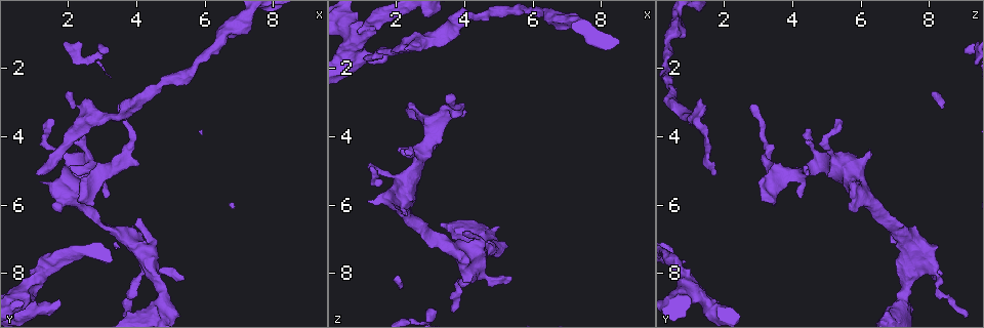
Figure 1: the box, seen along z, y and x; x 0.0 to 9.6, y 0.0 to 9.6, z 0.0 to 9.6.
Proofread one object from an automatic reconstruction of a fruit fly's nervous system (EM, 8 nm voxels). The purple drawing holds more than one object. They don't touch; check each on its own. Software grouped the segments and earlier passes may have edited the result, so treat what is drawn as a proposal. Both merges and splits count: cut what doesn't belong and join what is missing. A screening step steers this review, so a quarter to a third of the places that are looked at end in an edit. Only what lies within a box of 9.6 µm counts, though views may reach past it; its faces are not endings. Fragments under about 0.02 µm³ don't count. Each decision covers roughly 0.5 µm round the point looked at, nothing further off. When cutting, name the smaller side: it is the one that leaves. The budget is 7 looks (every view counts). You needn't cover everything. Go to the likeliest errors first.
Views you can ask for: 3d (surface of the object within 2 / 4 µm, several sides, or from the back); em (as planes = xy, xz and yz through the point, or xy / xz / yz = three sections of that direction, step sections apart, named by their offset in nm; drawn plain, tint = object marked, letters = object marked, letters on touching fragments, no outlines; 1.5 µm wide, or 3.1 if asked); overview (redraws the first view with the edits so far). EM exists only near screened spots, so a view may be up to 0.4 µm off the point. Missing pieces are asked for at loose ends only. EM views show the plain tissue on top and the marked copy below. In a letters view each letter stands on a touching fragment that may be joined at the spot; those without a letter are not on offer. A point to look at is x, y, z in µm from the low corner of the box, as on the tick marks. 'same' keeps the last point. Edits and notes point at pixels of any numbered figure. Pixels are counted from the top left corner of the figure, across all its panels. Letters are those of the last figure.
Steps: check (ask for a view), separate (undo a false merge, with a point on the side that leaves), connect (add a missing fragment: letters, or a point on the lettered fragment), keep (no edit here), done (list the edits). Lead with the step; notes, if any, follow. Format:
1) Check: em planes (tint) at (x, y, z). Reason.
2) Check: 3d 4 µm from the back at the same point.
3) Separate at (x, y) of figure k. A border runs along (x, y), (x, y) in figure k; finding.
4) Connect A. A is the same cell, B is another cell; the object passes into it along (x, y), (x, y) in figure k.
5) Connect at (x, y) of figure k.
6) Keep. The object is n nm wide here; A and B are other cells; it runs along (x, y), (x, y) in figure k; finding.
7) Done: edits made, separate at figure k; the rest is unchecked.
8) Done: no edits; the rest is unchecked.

Check: 3d 2 µm at (1.10, 5.15, 1.70). Free end.

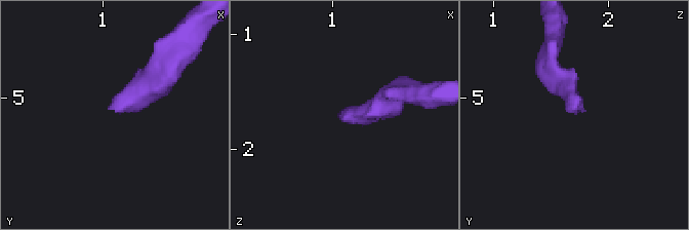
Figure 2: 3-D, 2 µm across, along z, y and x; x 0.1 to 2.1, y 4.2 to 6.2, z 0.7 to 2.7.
Check: em planes (letters) at (1.08, 5.12, 1.66).

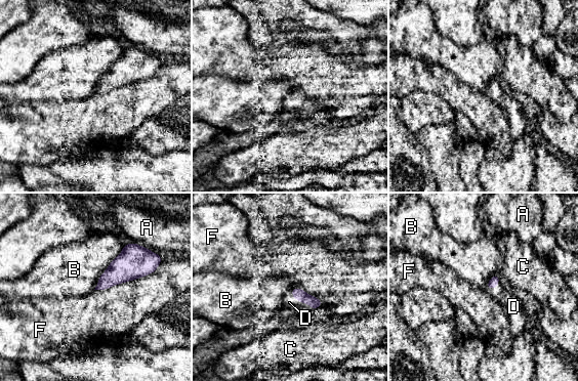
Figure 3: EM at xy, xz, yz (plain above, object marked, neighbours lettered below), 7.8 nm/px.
Connect D. D is the same cell, A, B, C and F are other cells; the object passes into it along (297, 293), (300, 301), (289, 302) in figure 3; the neuron continues.

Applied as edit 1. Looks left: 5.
Check: overview.

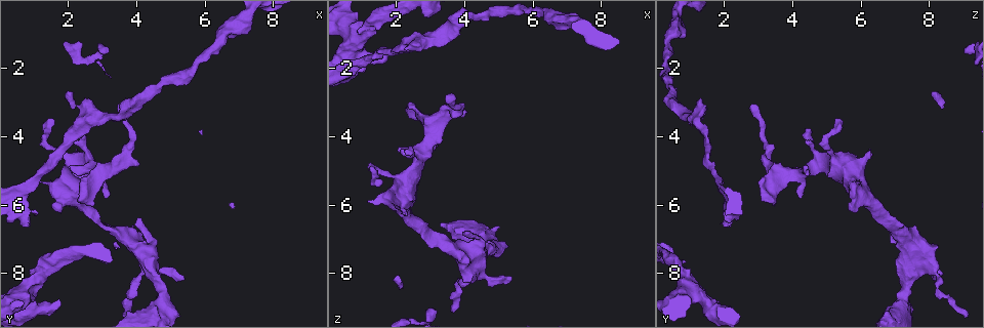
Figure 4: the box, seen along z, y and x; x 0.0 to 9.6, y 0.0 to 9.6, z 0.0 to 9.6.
Check: 3d 4 µm at (3.45, 3.15, 2.75). Long arm stops here.

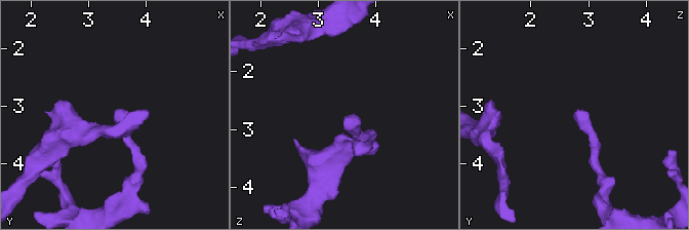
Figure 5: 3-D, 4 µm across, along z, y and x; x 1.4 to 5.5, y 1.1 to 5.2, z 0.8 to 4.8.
Check: em xz step 8 (tint) at (3.45, 3.10, 2.80).

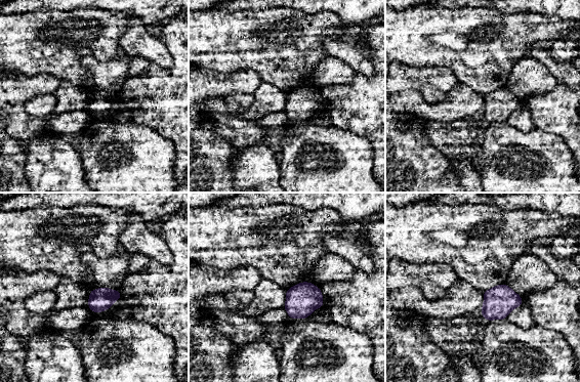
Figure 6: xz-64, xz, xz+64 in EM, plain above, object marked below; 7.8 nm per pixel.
Check: em planes (letters) at the same point.

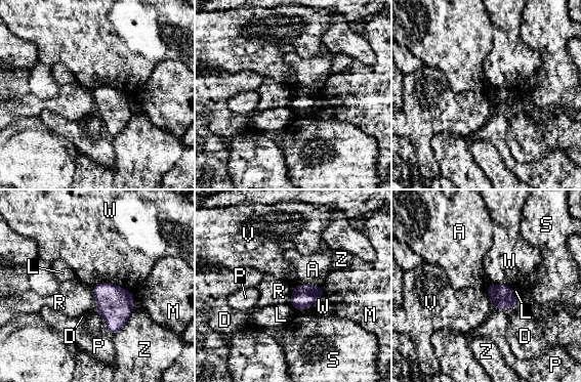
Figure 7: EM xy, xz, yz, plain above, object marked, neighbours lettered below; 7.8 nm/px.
Keep. The object is 180 nm wide here; A, D, L, M, P, R, S, V, W and Z are other cells; a border runs along (92, 288), (95, 307) in figure 7; none of them fits.

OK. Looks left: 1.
Done: edits made, connect at figure 3; the rest is unchecked.

